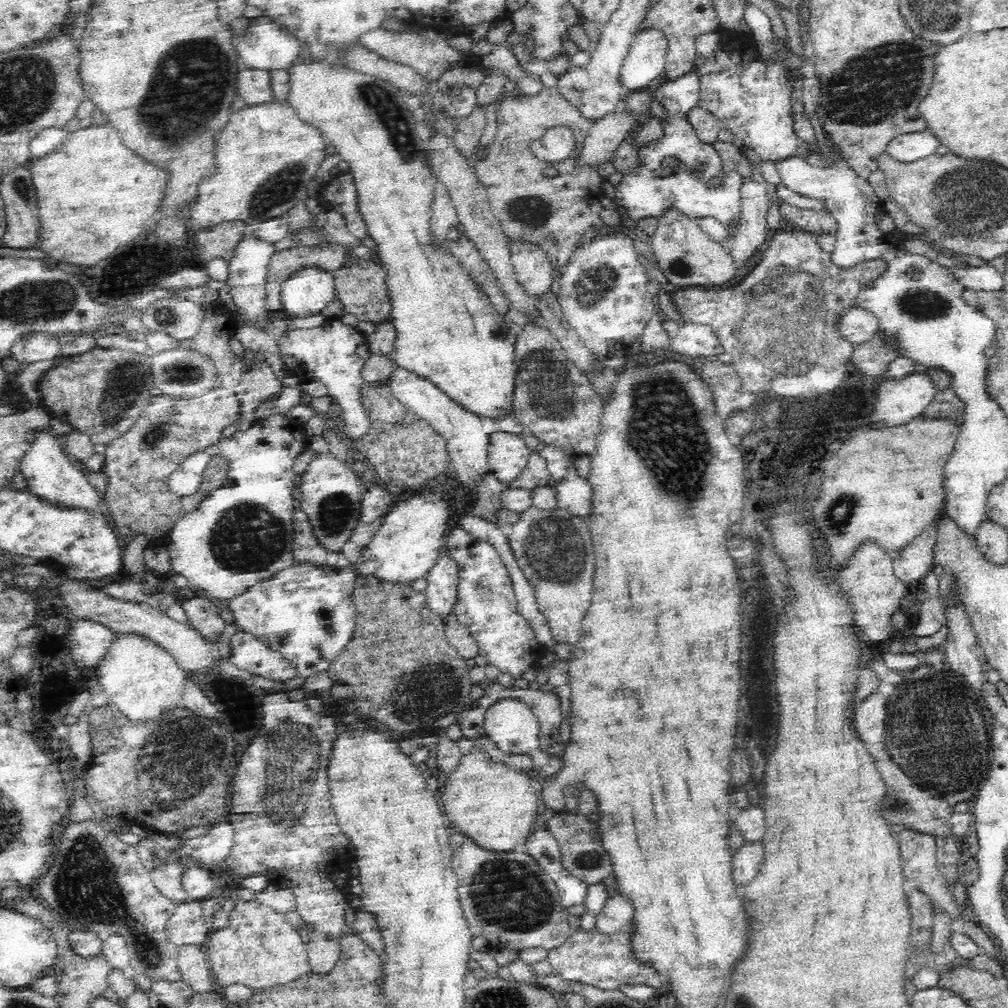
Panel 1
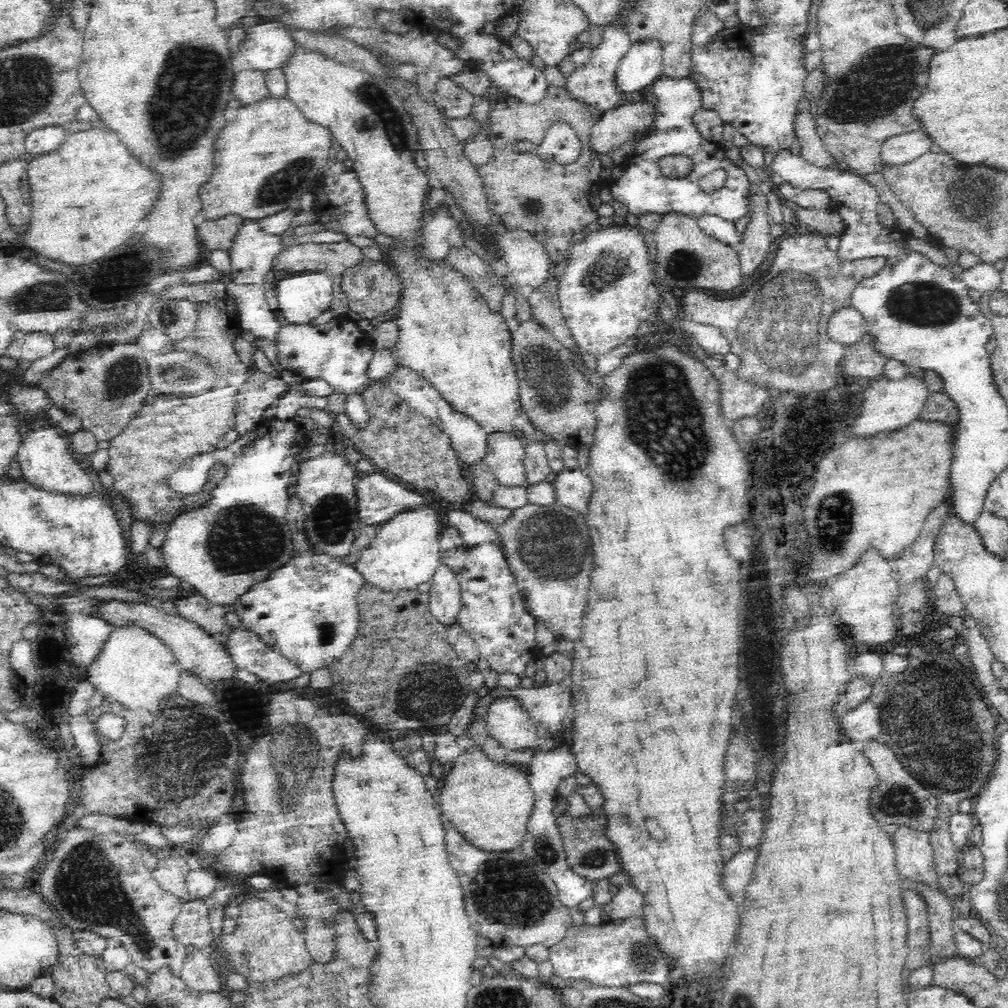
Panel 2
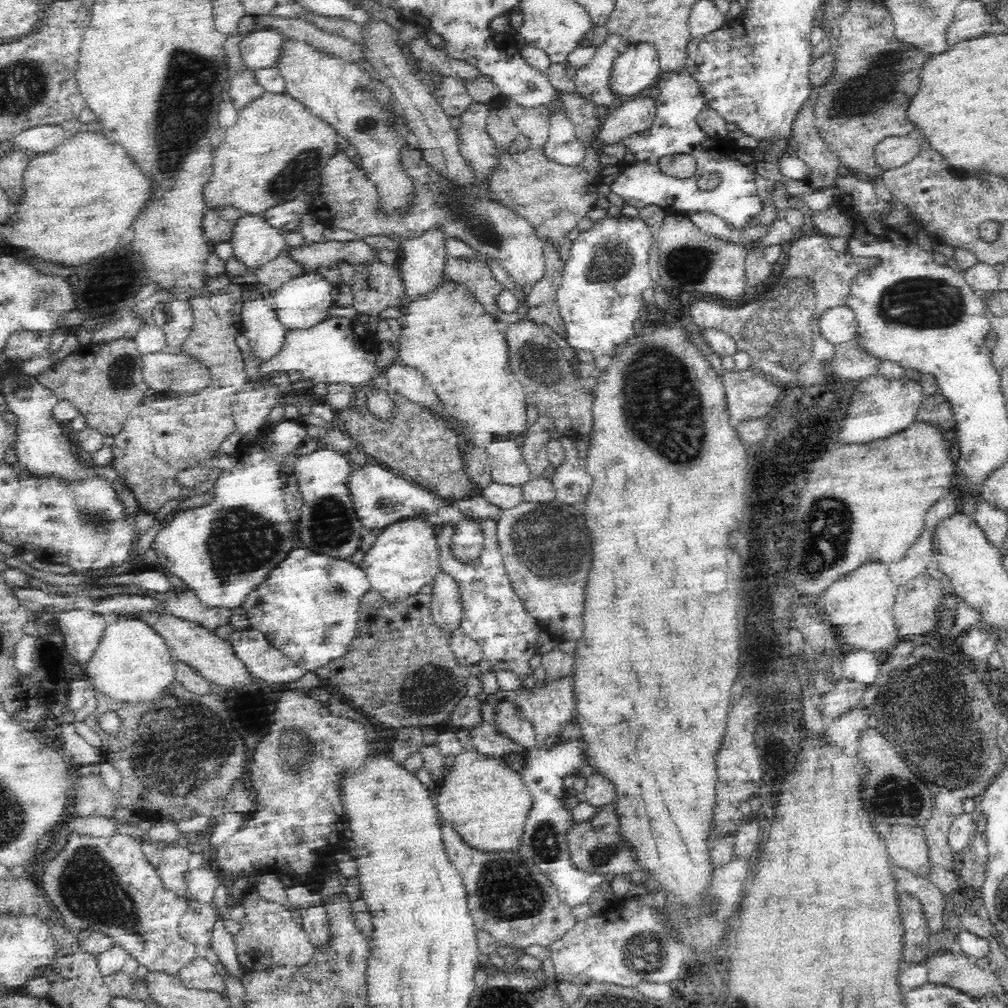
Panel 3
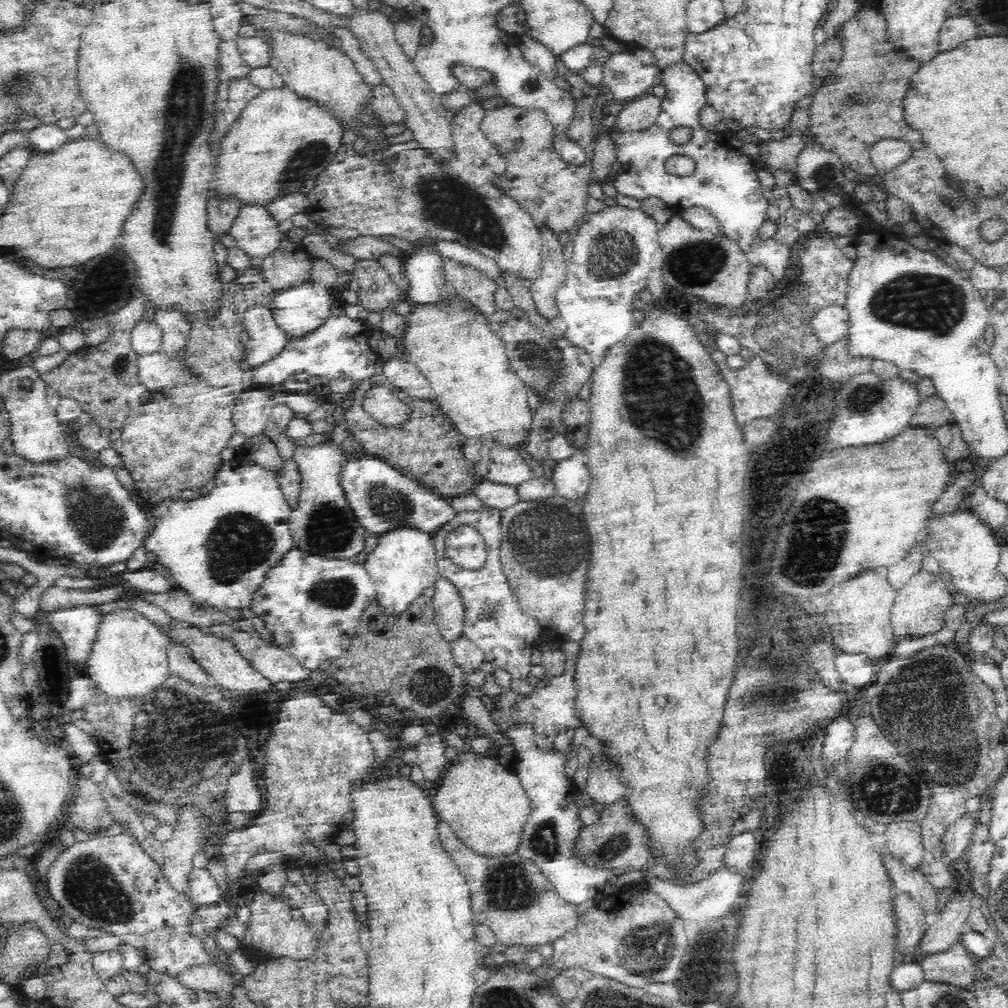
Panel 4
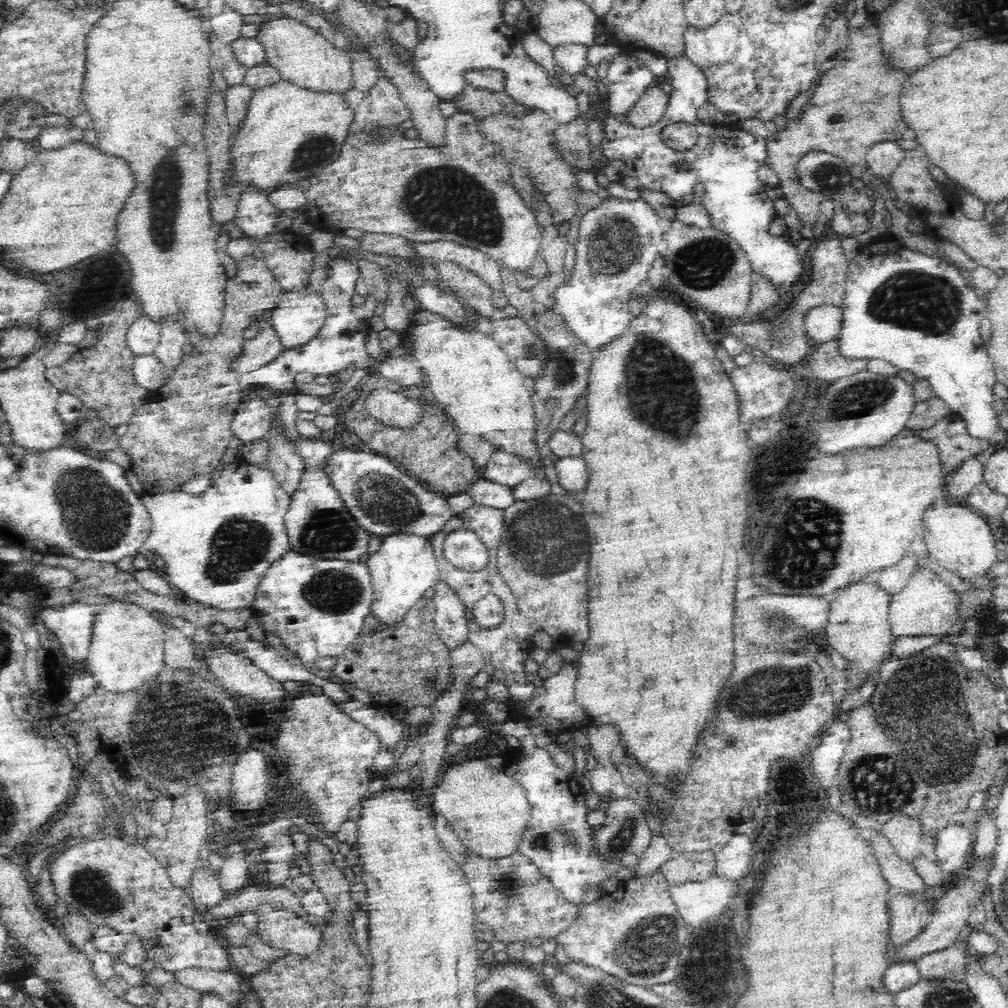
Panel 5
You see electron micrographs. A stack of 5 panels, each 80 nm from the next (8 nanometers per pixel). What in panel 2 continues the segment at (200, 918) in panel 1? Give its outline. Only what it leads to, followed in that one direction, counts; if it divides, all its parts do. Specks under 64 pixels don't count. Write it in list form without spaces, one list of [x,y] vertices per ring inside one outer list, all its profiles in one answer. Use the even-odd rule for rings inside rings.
[[[190,899],[184,901],[178,918],[172,926],[174,939],[180,943],[199,949],[213,946],[214,936],[210,924],[210,910],[204,899]]]

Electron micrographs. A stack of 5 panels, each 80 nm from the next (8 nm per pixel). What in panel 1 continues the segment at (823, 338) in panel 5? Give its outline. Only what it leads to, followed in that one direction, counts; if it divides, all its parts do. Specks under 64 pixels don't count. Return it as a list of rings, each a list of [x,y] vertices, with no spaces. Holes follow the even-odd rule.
[[[860,308],[845,310],[835,322],[837,334],[852,344],[860,344],[879,330],[877,318],[871,313]]]

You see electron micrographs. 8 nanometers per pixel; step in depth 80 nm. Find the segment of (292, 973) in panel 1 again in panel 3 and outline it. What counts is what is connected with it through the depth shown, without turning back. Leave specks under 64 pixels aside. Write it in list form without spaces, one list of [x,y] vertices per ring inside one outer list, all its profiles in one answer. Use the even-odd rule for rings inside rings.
[[[249,893],[243,904],[245,916],[241,920],[242,930],[233,936],[233,945],[240,966],[245,972],[257,971],[275,964],[306,964],[315,951],[315,944],[308,939],[303,925],[296,924],[286,906],[269,902],[258,894]]]

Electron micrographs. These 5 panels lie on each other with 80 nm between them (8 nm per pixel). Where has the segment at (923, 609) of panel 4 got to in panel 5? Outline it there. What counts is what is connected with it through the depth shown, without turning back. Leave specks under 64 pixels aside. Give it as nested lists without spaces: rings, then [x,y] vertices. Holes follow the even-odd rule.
[[[917,568],[912,571],[909,583],[899,593],[891,595],[889,623],[894,638],[900,636],[960,636],[966,630],[966,617],[960,613],[962,597],[950,590],[930,569]]]

